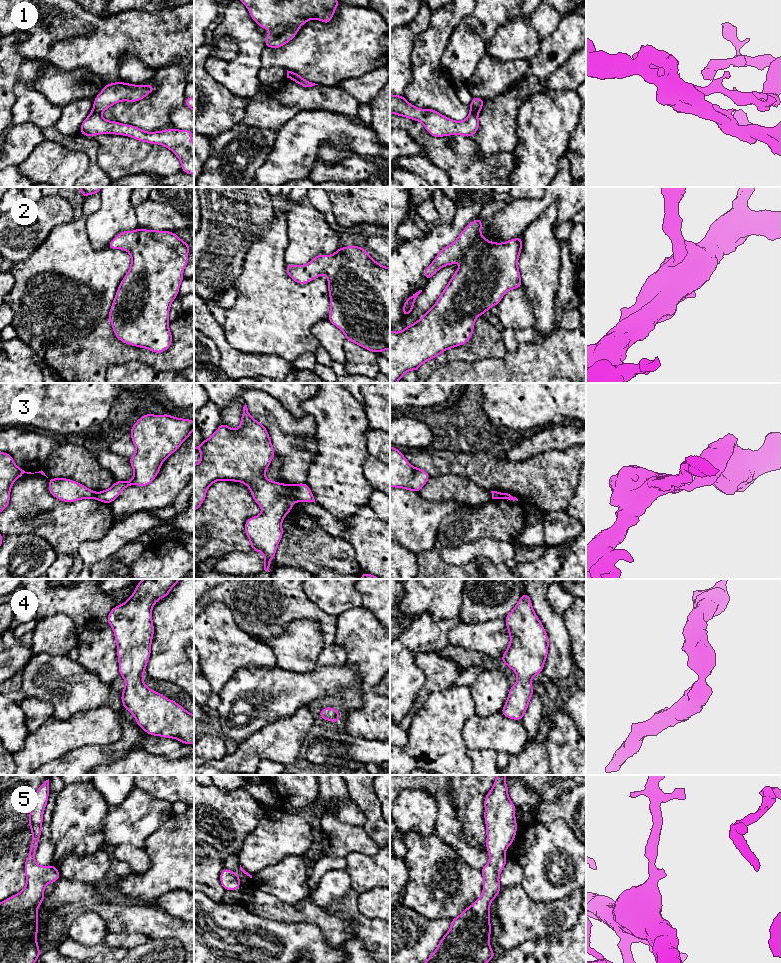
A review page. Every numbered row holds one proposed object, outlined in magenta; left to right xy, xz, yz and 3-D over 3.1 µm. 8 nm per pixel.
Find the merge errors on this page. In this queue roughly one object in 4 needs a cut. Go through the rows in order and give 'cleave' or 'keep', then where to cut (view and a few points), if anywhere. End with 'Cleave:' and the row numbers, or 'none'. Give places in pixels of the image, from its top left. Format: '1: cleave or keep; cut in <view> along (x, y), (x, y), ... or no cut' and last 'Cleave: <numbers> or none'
1: cleave; cut in xy along (92, 110), (99, 113)
2: keep; no cut
3: cleave; cut in xz along (289, 485), (291, 497), (295, 501)
4: keep; no cut
5: keep; no cut
Cleave: 1, 3

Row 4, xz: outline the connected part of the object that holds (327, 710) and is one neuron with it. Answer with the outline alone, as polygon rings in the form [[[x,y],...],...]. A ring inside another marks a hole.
[[[333,707],[323,708],[319,713],[319,718],[339,723],[340,713]]]

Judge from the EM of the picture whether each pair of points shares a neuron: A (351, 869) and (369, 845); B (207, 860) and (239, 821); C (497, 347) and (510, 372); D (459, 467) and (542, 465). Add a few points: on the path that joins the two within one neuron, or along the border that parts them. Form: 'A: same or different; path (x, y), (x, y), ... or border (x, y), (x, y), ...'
A: different; border (379, 848), (372, 854), (351, 852), (346, 857)
B: different; border (204, 841), (218, 853), (223, 861)
C: different; border (507, 352), (501, 358), (480, 359)
D: same; path (480, 467), (486, 470), (521, 470)

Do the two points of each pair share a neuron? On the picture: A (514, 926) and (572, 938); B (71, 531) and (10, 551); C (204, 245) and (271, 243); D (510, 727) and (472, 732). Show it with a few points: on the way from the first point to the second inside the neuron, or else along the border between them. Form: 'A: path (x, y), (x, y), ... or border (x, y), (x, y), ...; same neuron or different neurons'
A: border (575, 924), (562, 932), (537, 935), (531, 939); different neurons
B: border (22, 534), (37, 534), (41, 536), (56, 554); different neurons
C: border (268, 227), (252, 244), (242, 265); different neurons
D: path (501, 732), (481, 732); same neuron

